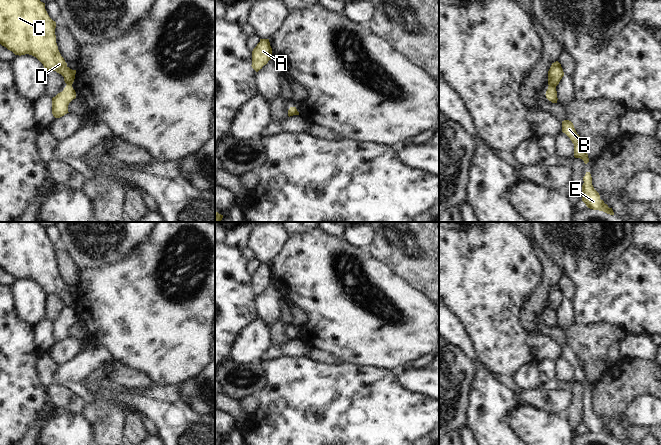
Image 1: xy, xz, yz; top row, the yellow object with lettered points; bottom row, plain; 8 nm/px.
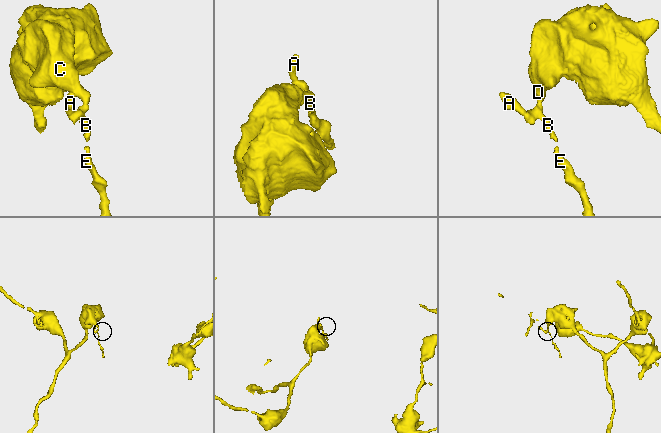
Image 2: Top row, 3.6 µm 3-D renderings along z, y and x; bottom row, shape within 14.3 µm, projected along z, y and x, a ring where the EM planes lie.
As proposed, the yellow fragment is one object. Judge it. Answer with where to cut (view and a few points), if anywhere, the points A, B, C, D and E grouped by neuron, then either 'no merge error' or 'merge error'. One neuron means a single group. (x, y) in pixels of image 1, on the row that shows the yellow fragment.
yz (549, 85), (555, 87) | A B E / C D | merge error

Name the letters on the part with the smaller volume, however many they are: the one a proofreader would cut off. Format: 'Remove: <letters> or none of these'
Remove: A, B, E

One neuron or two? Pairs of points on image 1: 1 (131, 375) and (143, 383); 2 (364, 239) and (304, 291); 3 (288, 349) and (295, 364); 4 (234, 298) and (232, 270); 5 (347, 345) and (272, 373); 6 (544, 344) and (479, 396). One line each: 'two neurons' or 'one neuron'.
1: one neuron
2: two neurons
3: two neurons
4: one neuron
5: two neurons
6: two neurons

